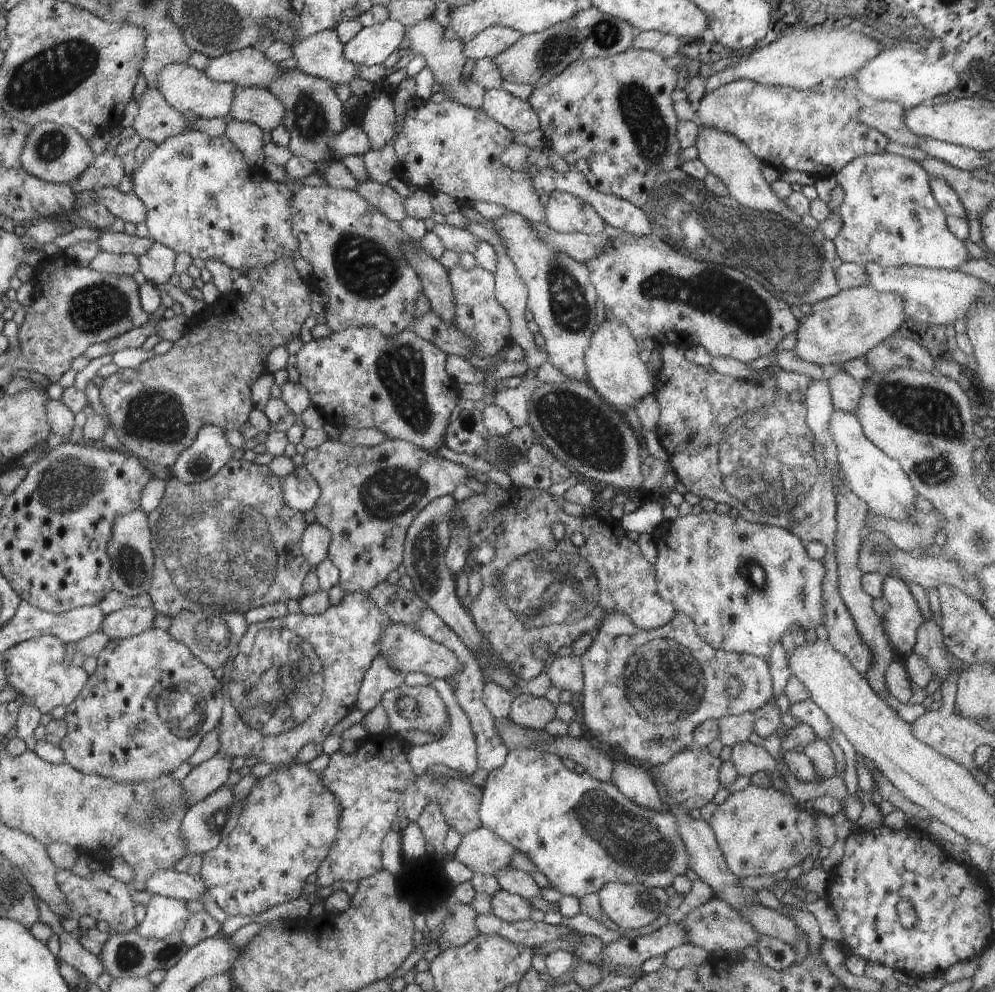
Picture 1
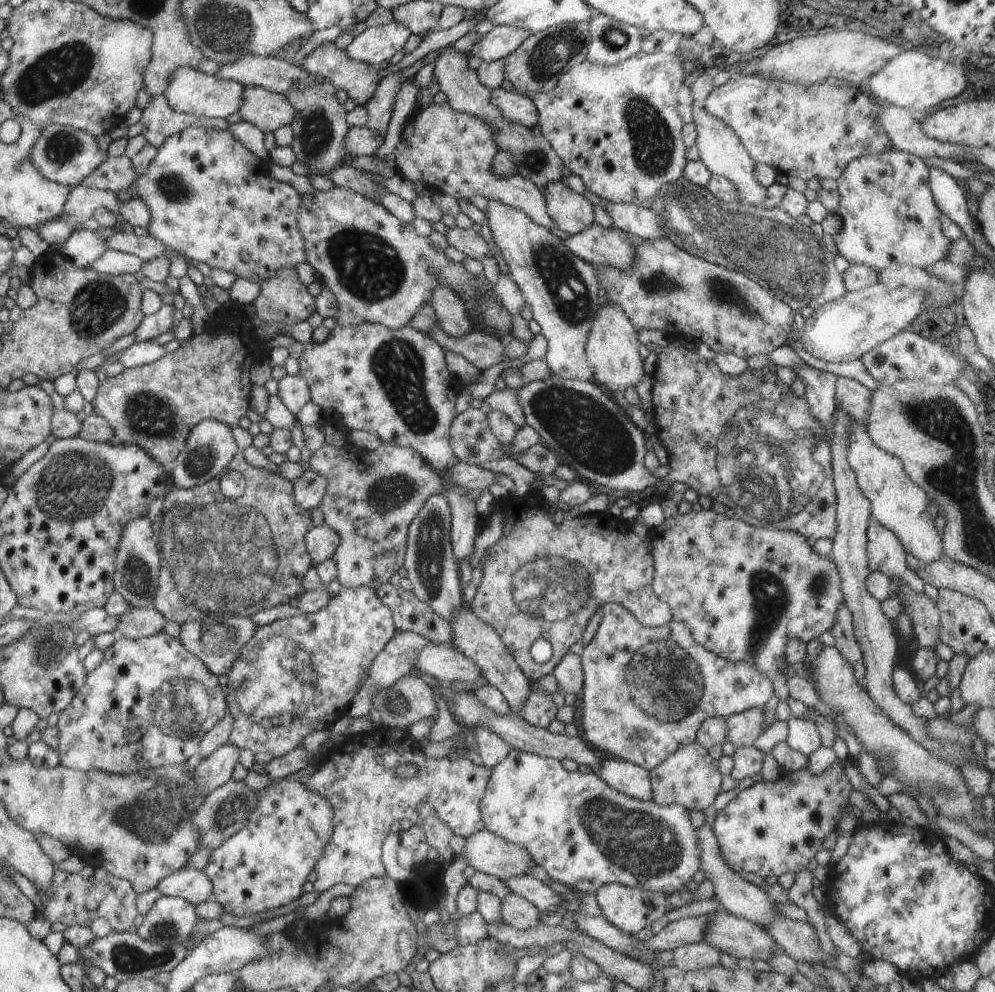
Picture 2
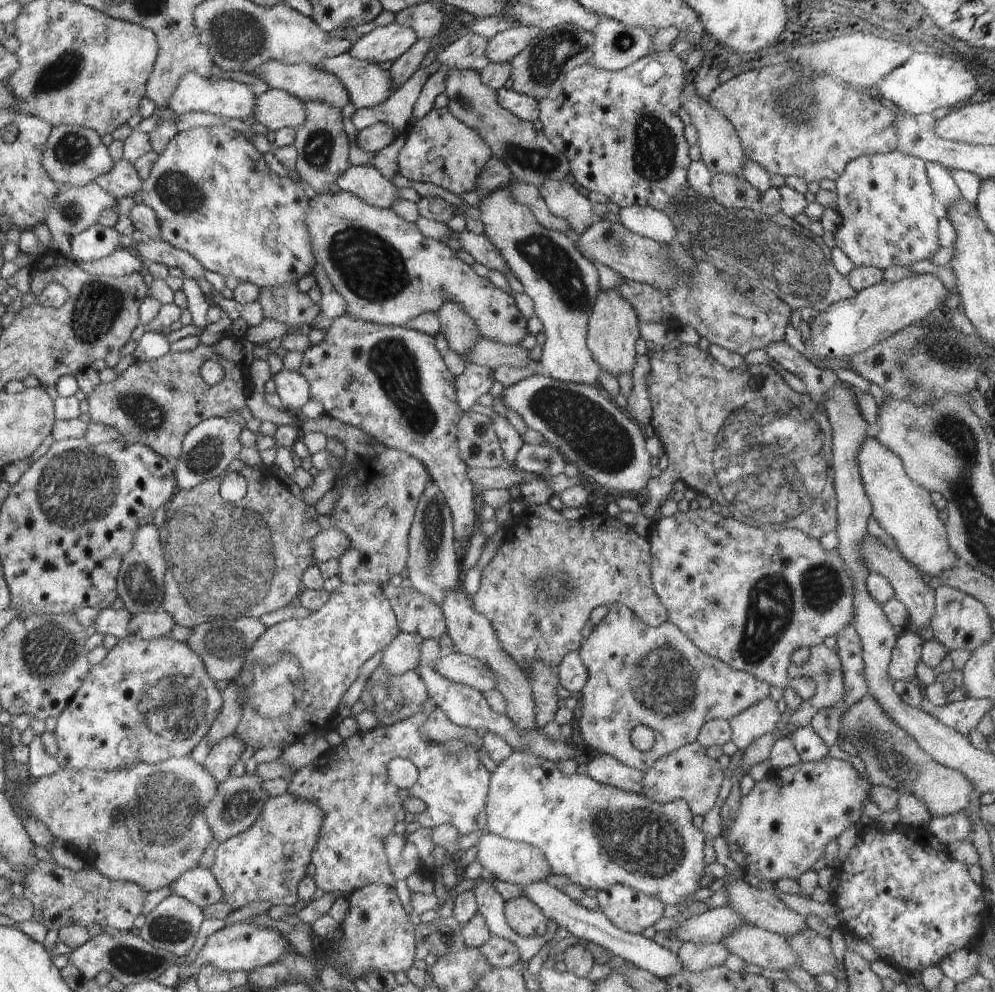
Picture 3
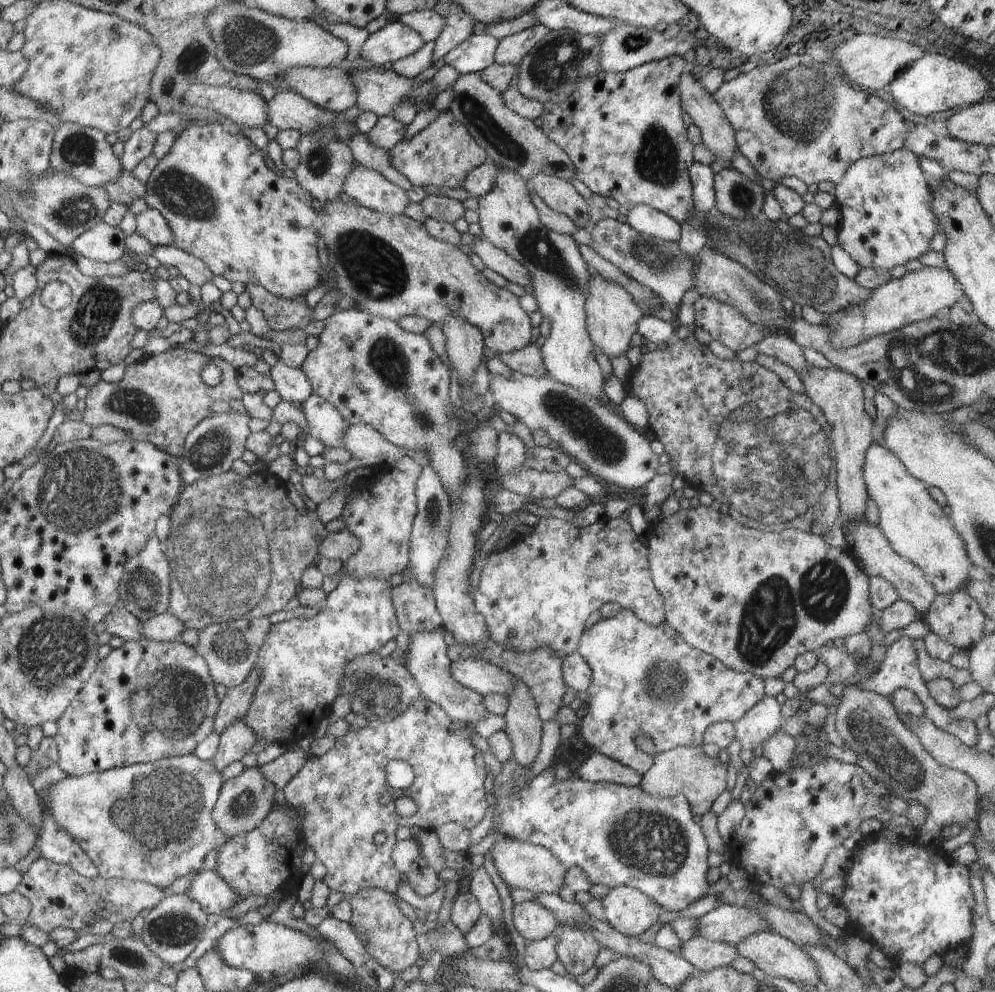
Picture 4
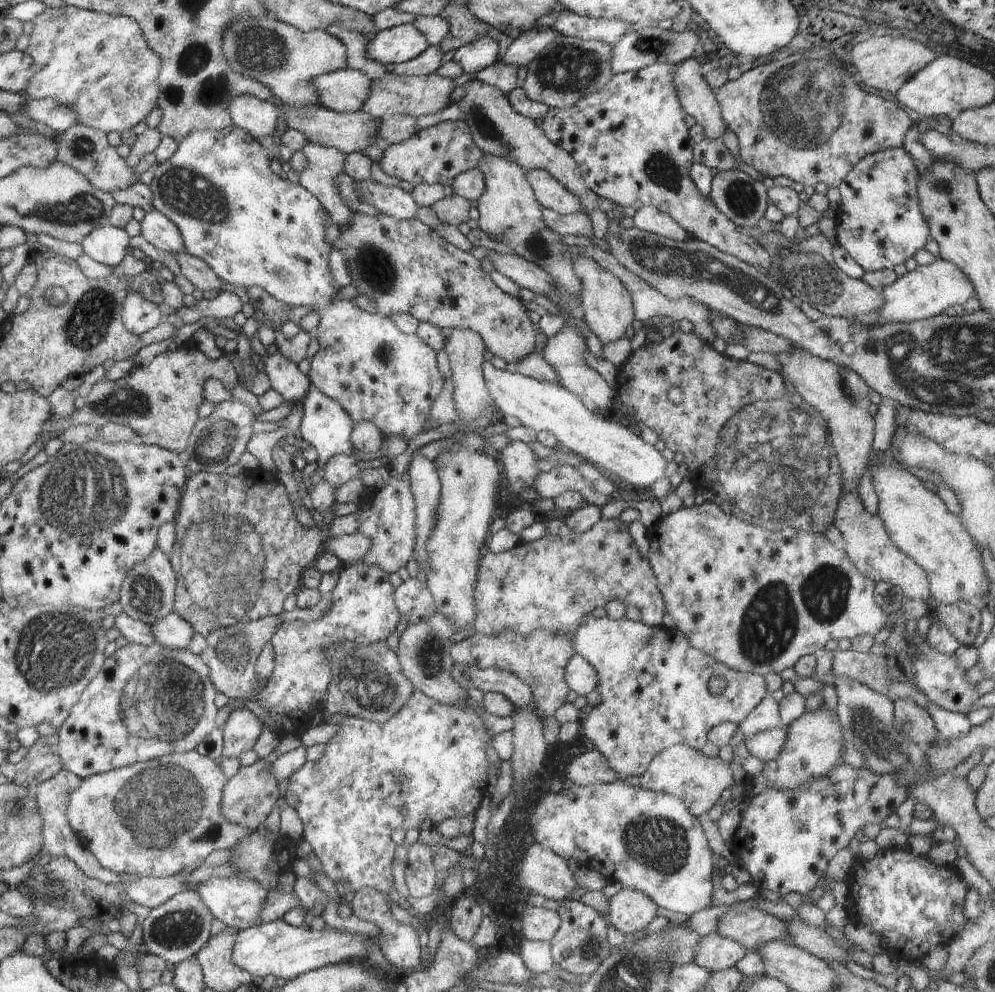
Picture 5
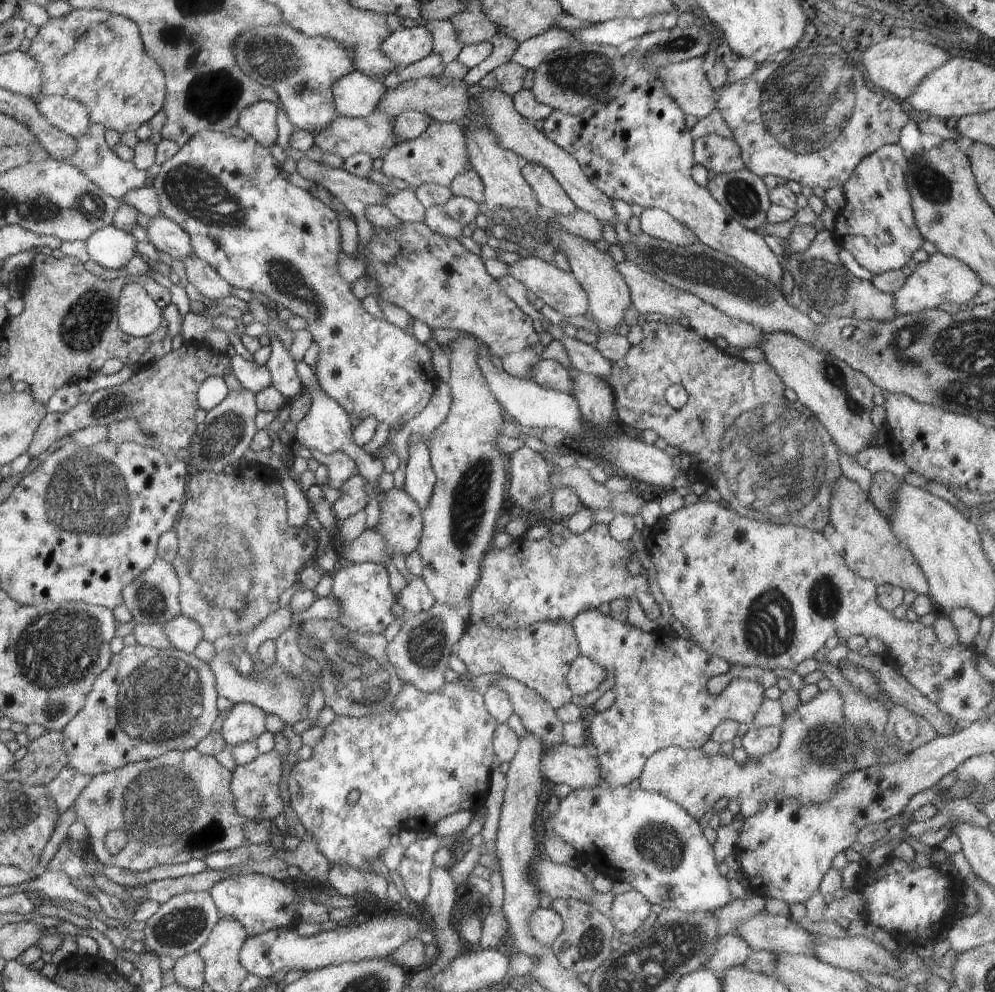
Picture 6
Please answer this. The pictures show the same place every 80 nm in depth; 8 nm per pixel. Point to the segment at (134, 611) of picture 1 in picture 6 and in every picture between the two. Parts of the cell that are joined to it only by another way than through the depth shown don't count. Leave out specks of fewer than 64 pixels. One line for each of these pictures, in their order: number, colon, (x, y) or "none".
2: (135, 623)
3: (157, 624)
4: (165, 627)
5: (173, 631)
6: (185, 634)

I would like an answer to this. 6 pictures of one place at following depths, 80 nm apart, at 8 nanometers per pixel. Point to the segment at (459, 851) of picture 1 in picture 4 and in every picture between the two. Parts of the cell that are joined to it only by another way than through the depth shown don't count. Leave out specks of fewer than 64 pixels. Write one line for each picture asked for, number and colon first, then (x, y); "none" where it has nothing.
2: (485, 852)
3: (514, 862)
4: (523, 865)

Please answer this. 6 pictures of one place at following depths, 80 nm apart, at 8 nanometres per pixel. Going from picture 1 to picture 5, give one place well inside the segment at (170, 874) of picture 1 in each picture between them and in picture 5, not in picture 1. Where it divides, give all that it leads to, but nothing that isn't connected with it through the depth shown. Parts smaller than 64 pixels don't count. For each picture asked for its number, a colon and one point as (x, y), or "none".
2: (191, 885)
3: (199, 886)
4: (215, 896)
5: (237, 901)

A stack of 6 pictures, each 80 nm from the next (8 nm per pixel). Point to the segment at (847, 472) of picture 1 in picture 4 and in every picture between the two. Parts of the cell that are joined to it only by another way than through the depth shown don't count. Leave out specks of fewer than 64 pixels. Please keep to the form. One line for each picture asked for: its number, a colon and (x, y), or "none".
2: (897, 503)
3: (905, 510)
4: (917, 527)

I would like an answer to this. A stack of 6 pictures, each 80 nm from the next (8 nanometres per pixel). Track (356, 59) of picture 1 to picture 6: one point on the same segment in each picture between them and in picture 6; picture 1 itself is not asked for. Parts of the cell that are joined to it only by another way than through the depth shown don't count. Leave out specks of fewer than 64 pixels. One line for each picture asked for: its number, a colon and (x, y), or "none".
2: (376, 45)
3: (387, 43)
4: (395, 41)
5: (400, 44)
6: (405, 47)

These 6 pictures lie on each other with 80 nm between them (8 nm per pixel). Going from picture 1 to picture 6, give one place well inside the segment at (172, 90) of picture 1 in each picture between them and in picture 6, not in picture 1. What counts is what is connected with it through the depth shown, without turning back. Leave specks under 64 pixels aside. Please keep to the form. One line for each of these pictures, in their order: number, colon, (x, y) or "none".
2: (189, 91)
3: (228, 99)
4: (246, 109)
5: (259, 118)
6: (259, 120)

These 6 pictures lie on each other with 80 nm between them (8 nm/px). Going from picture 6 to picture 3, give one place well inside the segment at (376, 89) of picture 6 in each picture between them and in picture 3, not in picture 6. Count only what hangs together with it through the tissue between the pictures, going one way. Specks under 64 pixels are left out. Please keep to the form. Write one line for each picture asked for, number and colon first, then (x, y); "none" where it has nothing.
3: (301, 80)
4: (332, 89)
5: (347, 91)

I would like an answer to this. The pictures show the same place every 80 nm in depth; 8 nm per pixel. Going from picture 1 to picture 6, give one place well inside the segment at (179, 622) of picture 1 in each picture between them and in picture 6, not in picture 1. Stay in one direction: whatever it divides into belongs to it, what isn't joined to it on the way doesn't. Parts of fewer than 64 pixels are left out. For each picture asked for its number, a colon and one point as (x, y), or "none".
2: (216, 641)
3: (221, 644)
4: (230, 649)
5: (231, 653)
6: (240, 674)

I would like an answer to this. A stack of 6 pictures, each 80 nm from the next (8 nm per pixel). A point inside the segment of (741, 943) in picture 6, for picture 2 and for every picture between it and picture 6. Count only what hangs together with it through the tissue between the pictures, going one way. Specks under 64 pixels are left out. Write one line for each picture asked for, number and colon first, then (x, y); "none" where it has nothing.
2: (694, 956)
3: (695, 957)
4: (704, 954)
5: (715, 953)

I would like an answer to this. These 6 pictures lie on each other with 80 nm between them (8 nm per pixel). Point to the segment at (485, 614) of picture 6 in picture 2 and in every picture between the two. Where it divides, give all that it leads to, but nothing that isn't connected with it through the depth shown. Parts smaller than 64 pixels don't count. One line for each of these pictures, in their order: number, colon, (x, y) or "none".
2: (540, 580)
3: (539, 590)
4: (539, 592)
5: (551, 583)

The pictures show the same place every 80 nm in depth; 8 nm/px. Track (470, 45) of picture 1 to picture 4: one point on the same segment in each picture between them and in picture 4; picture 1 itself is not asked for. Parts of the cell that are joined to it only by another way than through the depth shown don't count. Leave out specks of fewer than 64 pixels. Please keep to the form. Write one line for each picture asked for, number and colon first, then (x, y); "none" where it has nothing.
2: (502, 40)
3: (502, 48)
4: (512, 50)

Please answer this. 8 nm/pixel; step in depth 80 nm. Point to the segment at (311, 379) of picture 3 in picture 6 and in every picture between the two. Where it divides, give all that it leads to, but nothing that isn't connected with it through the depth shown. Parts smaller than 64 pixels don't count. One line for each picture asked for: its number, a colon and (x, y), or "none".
4: (374, 372)
5: (254, 229)
6: (260, 232)

